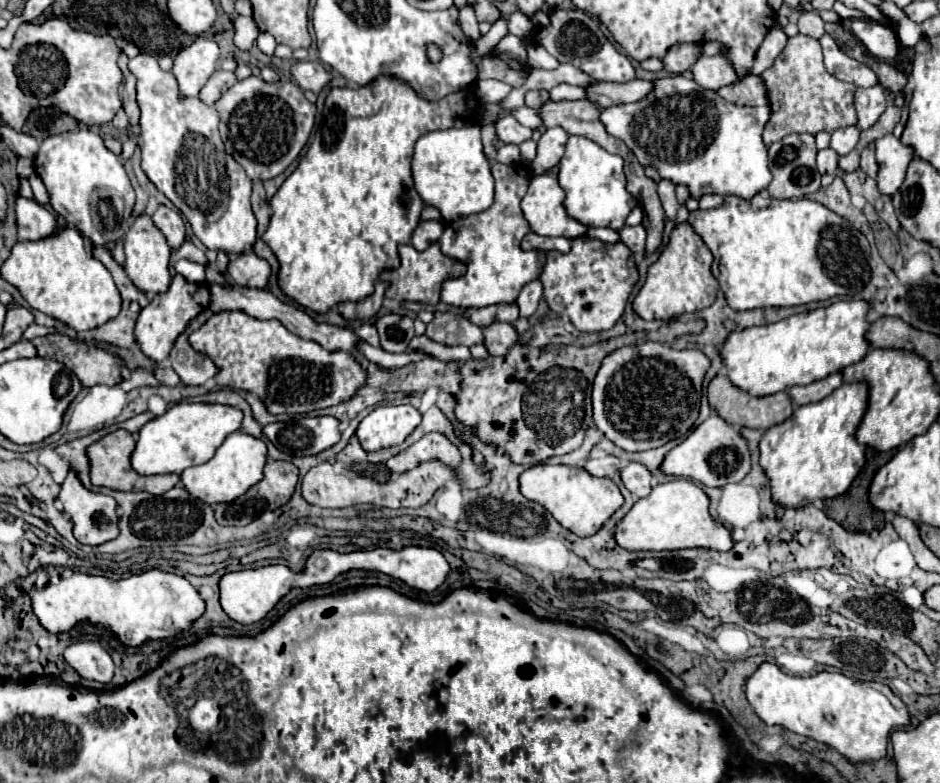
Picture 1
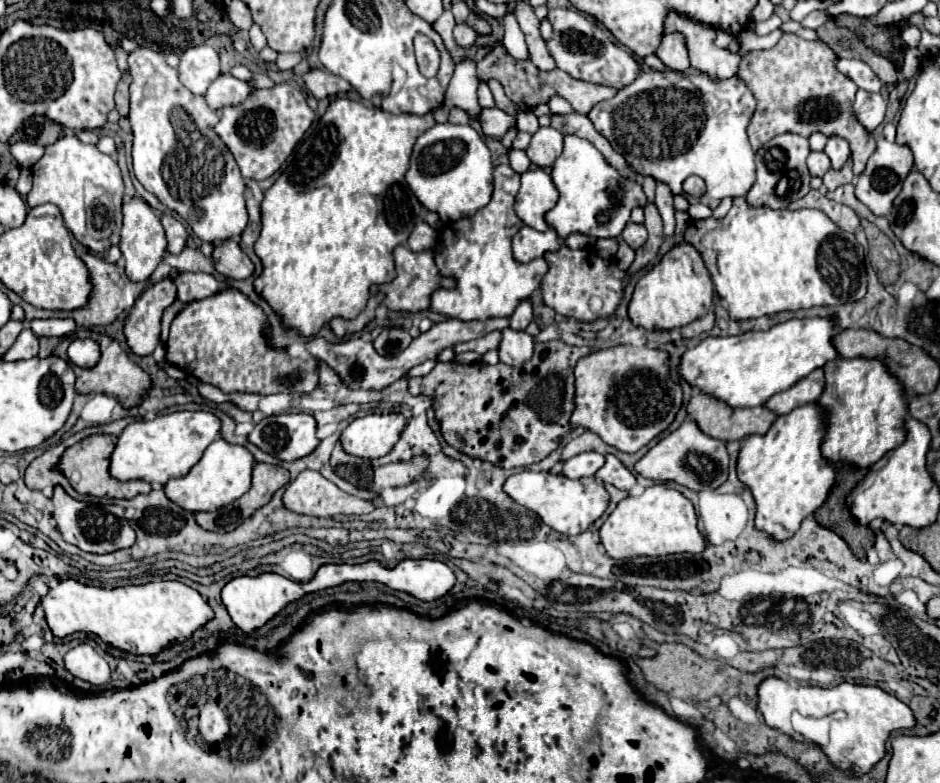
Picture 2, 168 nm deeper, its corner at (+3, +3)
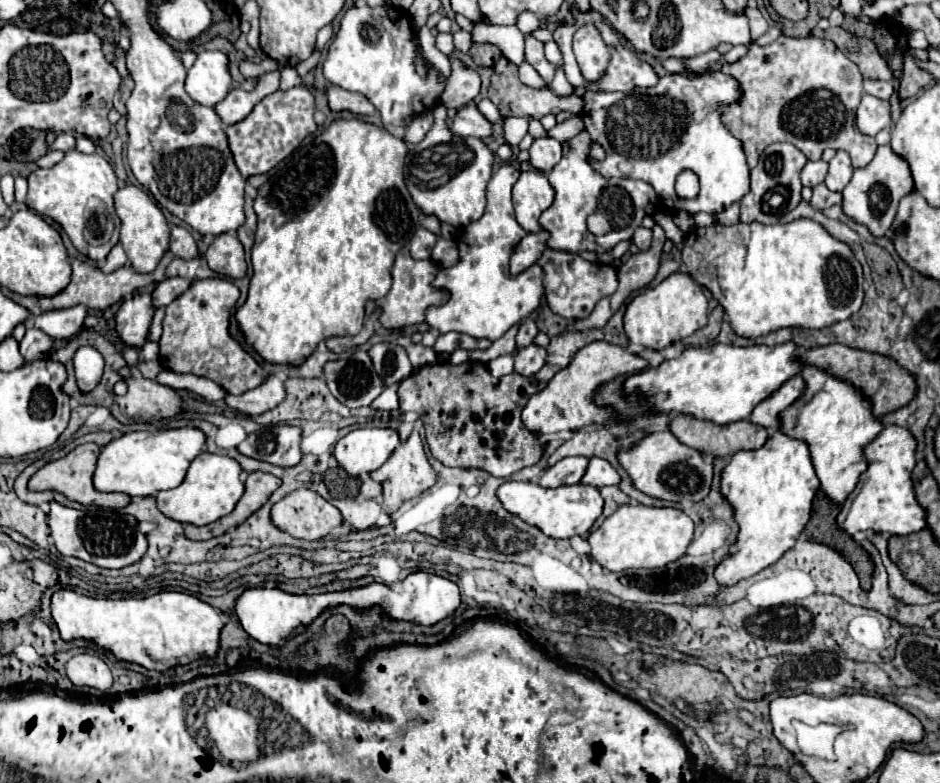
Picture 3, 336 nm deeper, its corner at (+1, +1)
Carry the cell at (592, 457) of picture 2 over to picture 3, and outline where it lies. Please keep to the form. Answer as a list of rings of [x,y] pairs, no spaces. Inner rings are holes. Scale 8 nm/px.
[[[574,456],[564,458],[546,470],[540,484],[546,488],[578,484],[582,480],[582,474],[586,474],[586,466],[588,466],[588,458],[574,458]]]

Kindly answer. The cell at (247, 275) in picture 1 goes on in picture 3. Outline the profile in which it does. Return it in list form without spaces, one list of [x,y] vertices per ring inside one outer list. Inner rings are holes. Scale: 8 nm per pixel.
[[[230,232],[216,236],[216,240],[212,242],[212,246],[204,254],[204,258],[208,260],[208,266],[214,272],[218,272],[220,276],[228,276],[228,278],[246,276],[248,264],[246,264],[244,248],[242,248],[240,240]]]

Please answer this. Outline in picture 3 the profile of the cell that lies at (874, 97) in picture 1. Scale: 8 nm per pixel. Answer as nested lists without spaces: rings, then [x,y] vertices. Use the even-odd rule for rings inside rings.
[[[864,94],[856,112],[856,124],[860,132],[876,136],[882,128],[890,126],[890,104],[886,100]]]

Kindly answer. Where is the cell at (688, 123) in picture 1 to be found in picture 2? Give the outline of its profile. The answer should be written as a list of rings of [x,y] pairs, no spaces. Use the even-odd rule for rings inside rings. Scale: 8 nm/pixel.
[[[650,70],[650,72],[644,72],[638,80],[634,80],[630,86],[618,90],[618,94],[610,100],[604,100],[604,102],[598,102],[590,112],[588,112],[588,118],[592,120],[594,128],[612,144],[612,148],[624,156],[626,164],[640,176],[652,176],[656,182],[662,182],[666,184],[672,194],[682,194],[682,182],[696,174],[700,176],[704,182],[706,182],[706,192],[702,198],[698,200],[690,200],[690,202],[700,202],[700,204],[706,204],[710,206],[712,210],[720,204],[722,198],[730,196],[730,198],[736,198],[736,196],[744,196],[748,192],[748,188],[754,184],[756,180],[756,164],[754,164],[754,150],[748,142],[748,134],[746,134],[746,126],[748,126],[748,120],[752,118],[752,112],[756,108],[756,100],[752,96],[752,92],[748,90],[748,86],[738,78],[738,76],[732,76],[732,78],[726,78],[726,80],[712,80],[710,76],[706,74],[700,74],[700,72],[674,72],[674,70],[664,70],[664,72],[656,72],[656,70]]]

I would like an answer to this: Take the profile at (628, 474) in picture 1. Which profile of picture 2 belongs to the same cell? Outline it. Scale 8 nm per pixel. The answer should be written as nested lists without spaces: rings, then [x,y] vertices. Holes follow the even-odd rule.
[[[608,454],[604,458],[606,458],[604,466],[594,476],[598,480],[602,480],[604,484],[612,484],[612,486],[616,486],[620,490],[630,490],[636,484],[634,474],[628,468],[624,468],[624,464],[620,464],[620,460],[616,460],[616,456]]]

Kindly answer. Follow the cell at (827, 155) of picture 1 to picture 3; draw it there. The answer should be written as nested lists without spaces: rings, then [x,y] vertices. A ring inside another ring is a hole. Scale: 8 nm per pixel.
[[[824,160],[806,162],[806,166],[802,168],[802,184],[814,188],[816,184],[824,182],[826,174],[828,174],[828,162],[824,162]]]

